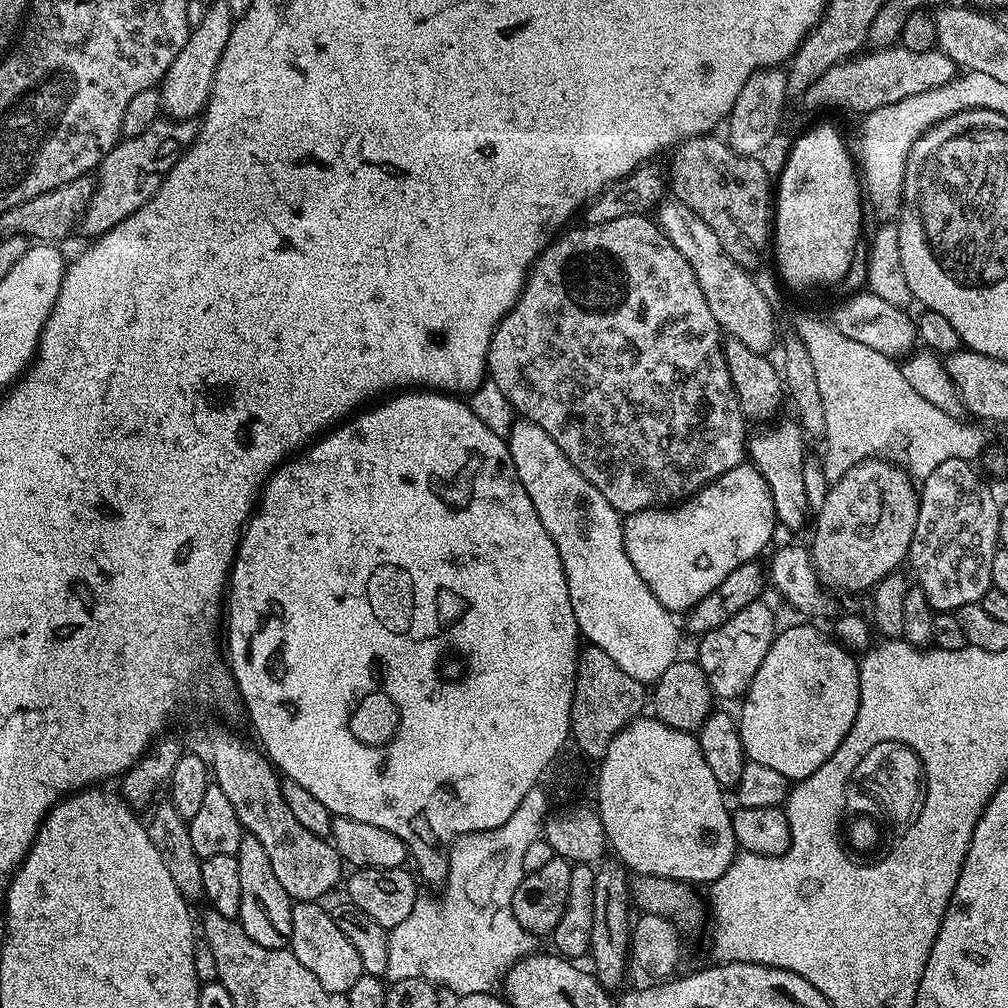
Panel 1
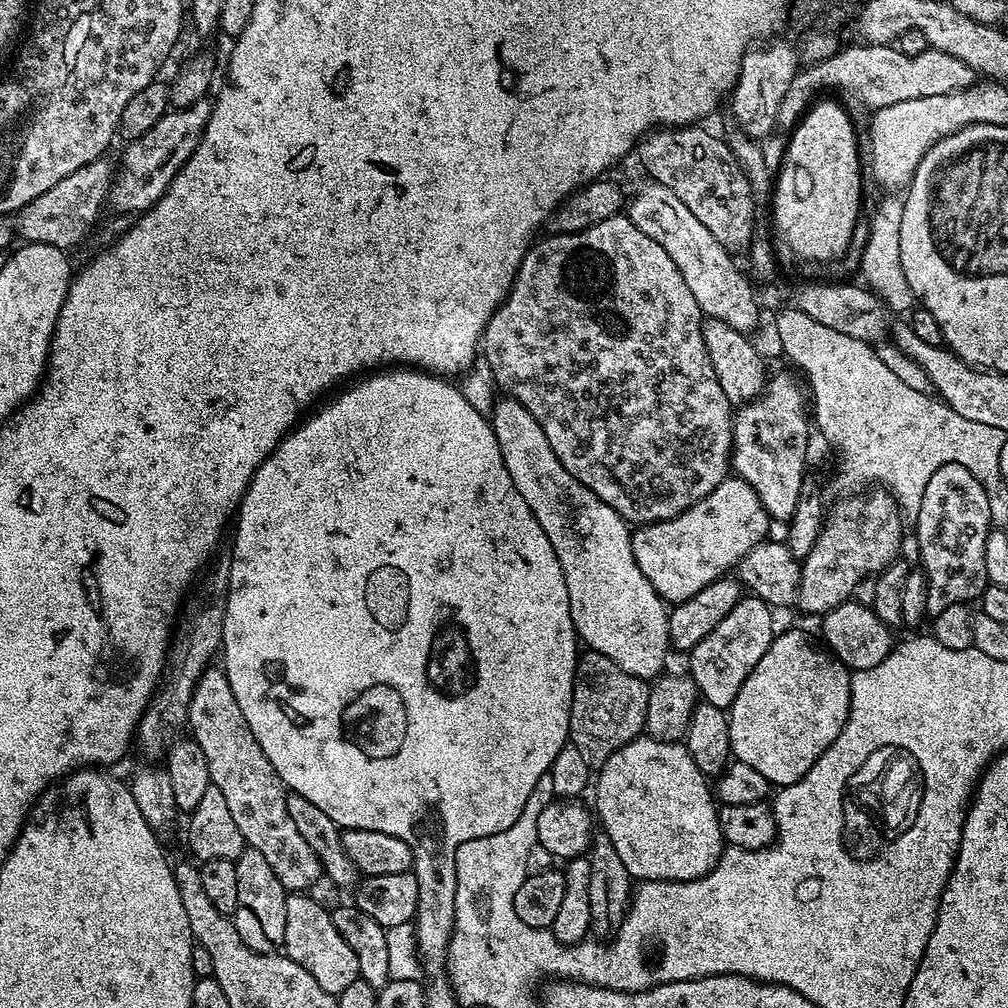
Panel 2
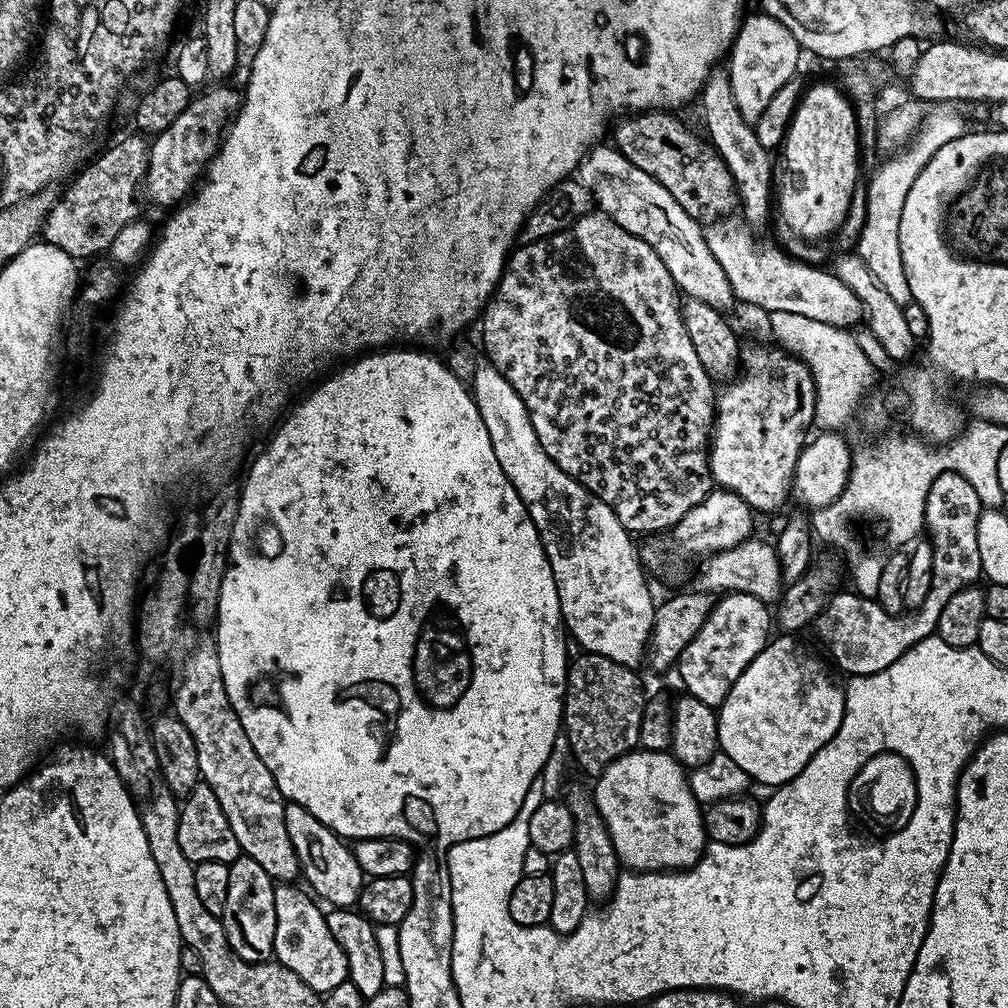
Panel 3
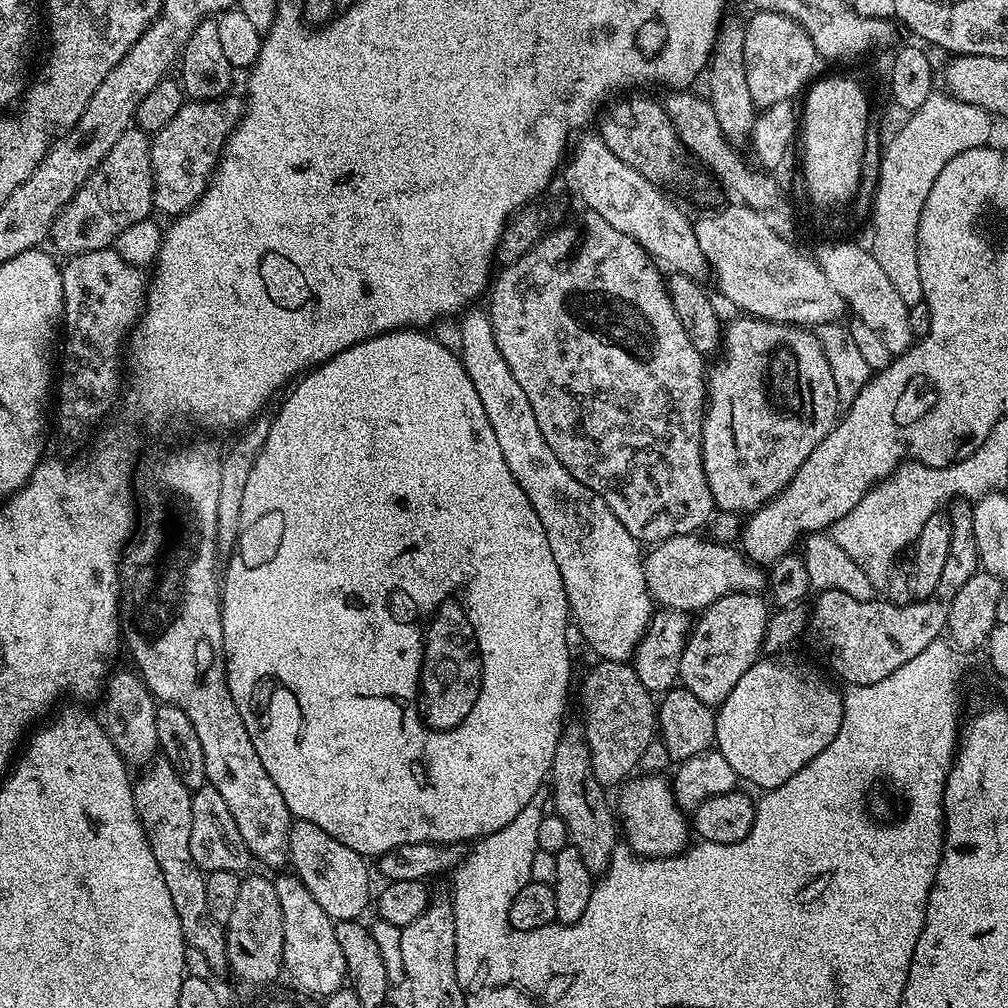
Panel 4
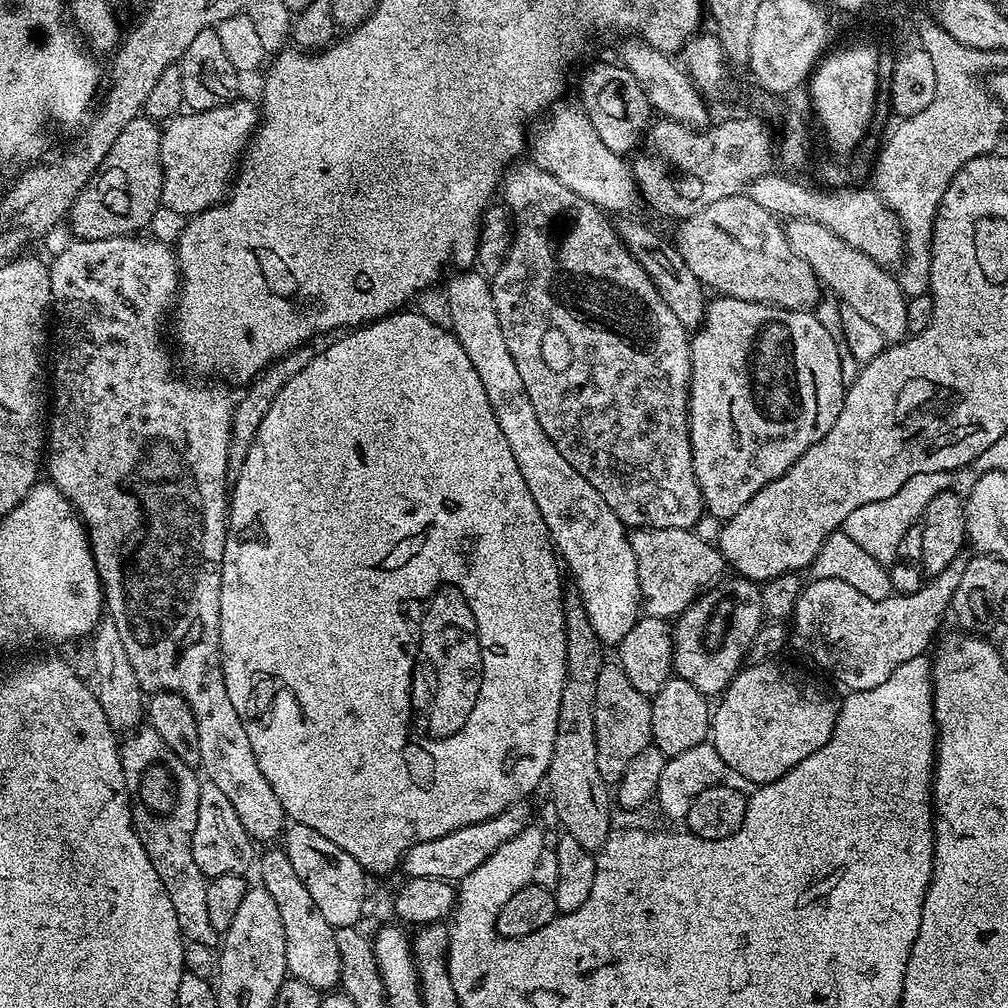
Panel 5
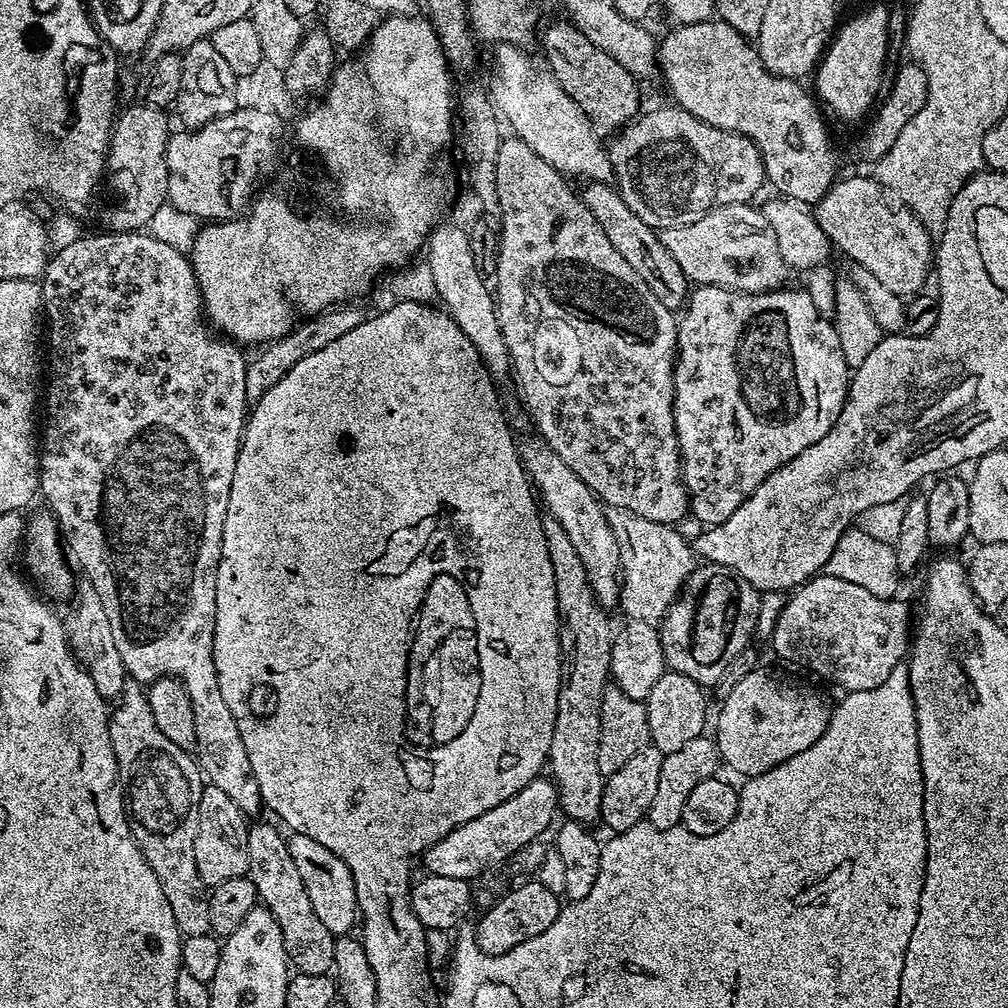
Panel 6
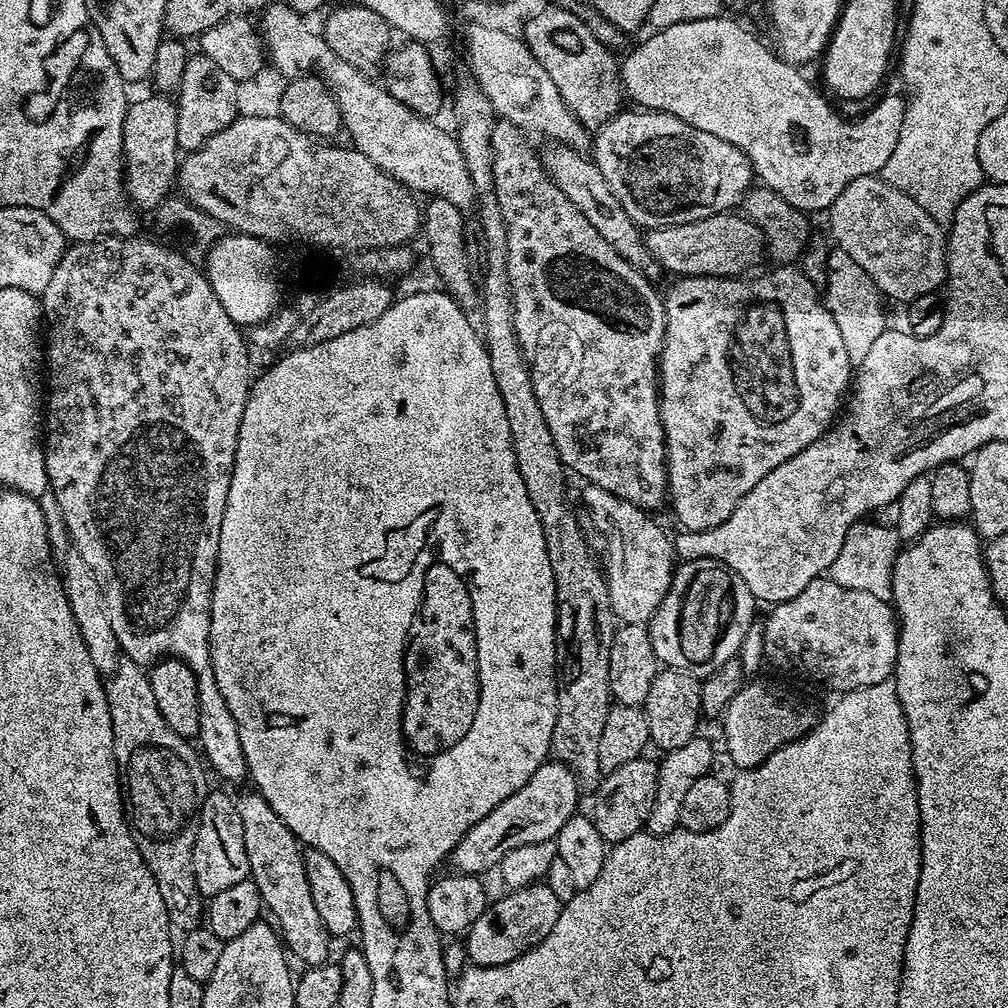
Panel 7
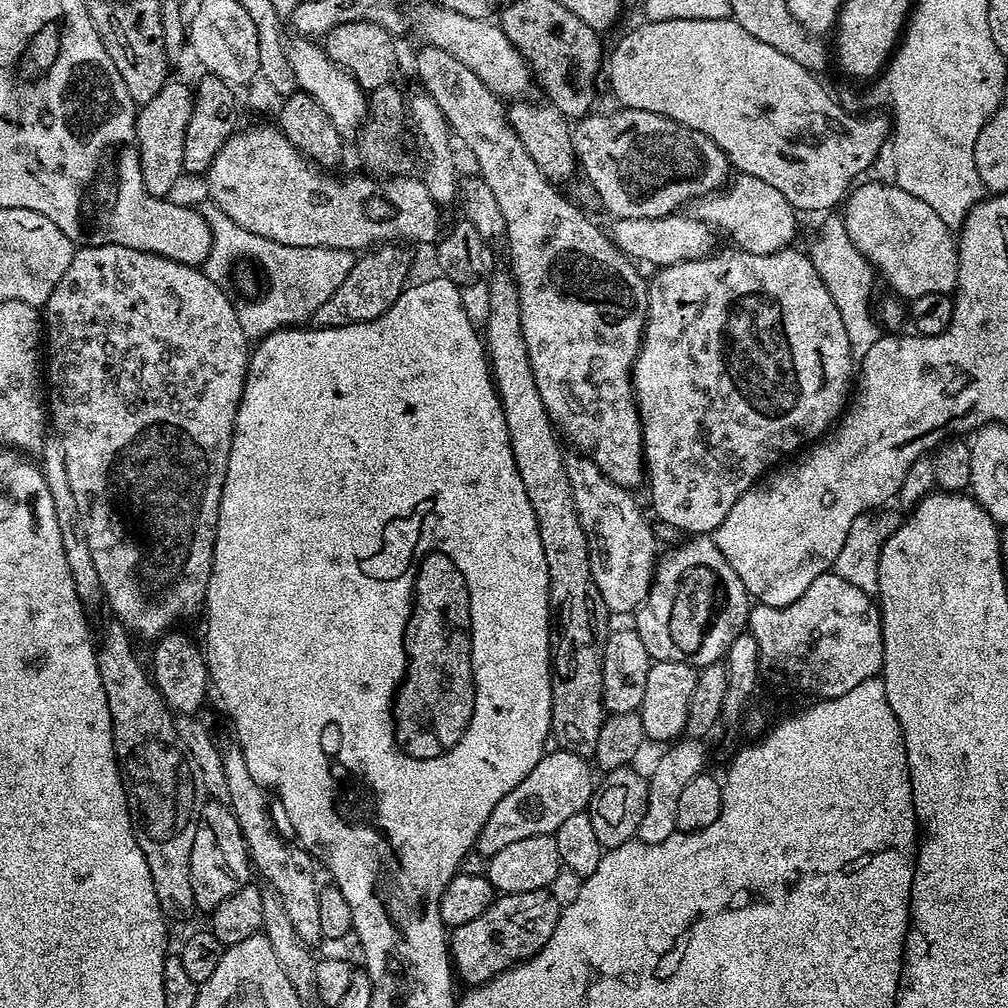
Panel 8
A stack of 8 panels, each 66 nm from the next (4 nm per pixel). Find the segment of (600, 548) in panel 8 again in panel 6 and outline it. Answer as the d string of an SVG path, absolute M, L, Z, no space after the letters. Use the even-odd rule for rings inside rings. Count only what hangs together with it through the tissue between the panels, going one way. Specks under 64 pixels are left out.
M608 508L608 524L614 530L614 538L620 547L620 602L619 611L625 612L628 620L641 620L642 622L659 622L668 613L669 606L680 595L688 576L696 571L698 557L693 545L684 541L684 536L673 525L655 524L646 518L638 518L638 514L630 514L630 510L621 508Z

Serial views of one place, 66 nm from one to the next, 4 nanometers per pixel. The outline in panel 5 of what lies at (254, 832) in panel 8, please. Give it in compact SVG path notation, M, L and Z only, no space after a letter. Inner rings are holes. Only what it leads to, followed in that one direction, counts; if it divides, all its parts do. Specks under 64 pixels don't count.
M272 846L264 857L259 857L259 883L274 898L278 906L278 914L282 914L282 930L284 931L284 945L286 946L286 966L291 979L306 982L321 990L332 990L340 983L340 959L338 958L338 942L336 929L322 918L322 910L310 898L310 890L298 878L294 866L283 847Z

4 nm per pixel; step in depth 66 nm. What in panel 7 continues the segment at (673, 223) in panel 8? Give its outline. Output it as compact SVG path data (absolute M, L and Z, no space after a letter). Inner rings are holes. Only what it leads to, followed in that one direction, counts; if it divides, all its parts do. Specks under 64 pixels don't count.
M735 211L719 212L716 216L702 218L698 222L686 222L678 226L653 228L647 233L646 243L653 261L662 264L668 271L677 272L677 277L686 276L740 276L753 271L752 268L760 259L766 256L766 241L764 232L759 225L744 214Z

